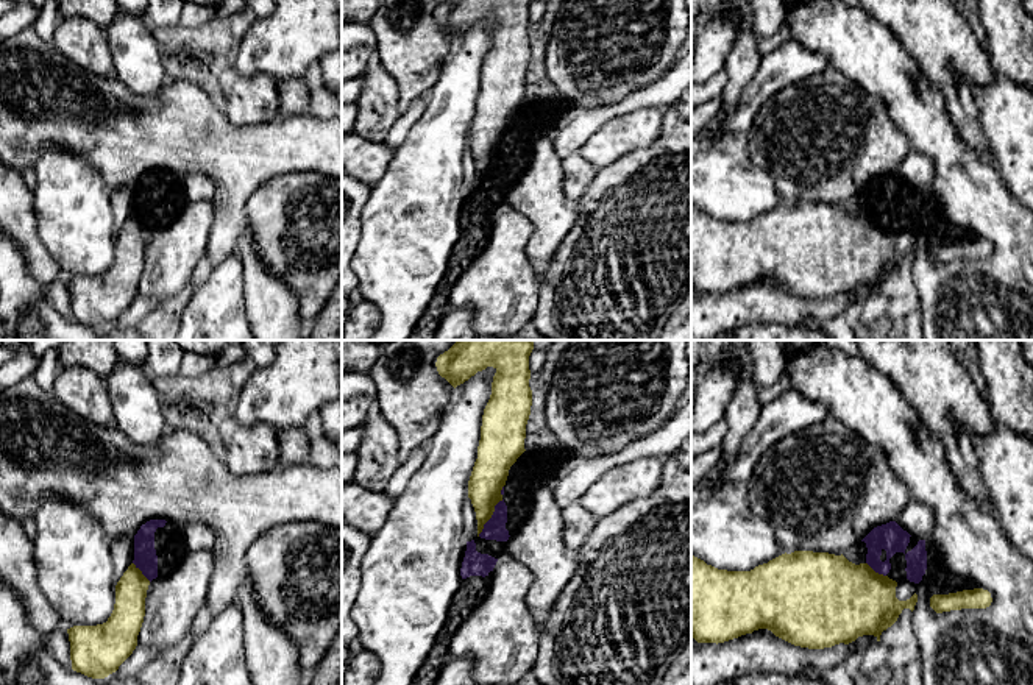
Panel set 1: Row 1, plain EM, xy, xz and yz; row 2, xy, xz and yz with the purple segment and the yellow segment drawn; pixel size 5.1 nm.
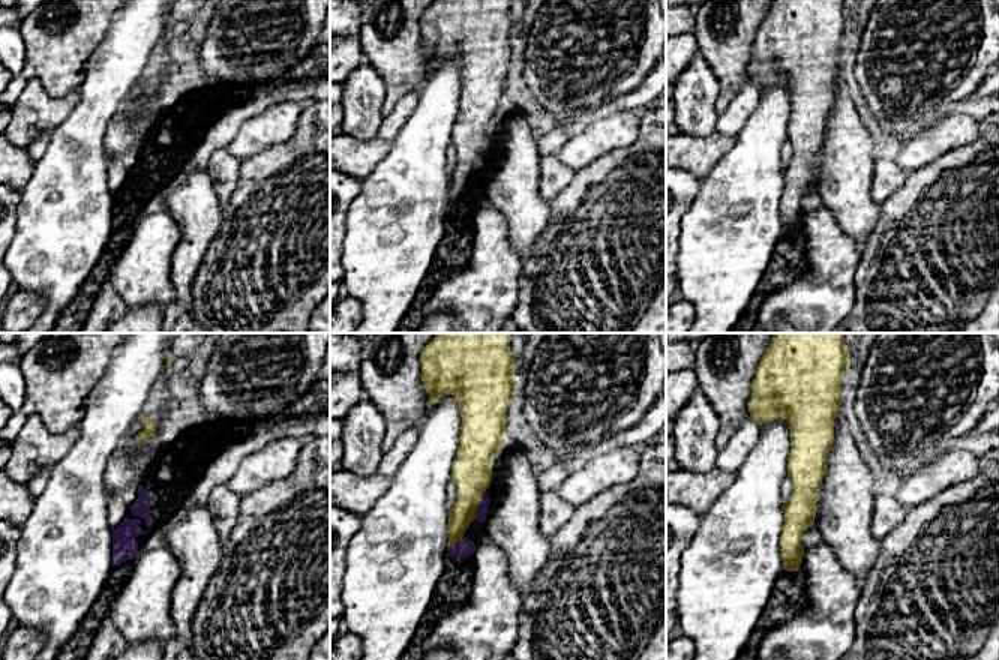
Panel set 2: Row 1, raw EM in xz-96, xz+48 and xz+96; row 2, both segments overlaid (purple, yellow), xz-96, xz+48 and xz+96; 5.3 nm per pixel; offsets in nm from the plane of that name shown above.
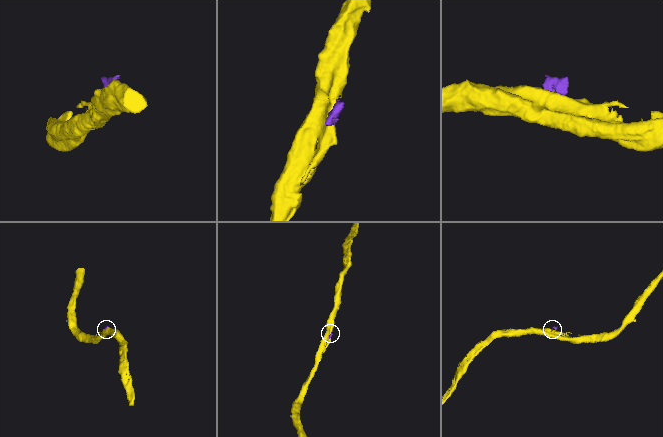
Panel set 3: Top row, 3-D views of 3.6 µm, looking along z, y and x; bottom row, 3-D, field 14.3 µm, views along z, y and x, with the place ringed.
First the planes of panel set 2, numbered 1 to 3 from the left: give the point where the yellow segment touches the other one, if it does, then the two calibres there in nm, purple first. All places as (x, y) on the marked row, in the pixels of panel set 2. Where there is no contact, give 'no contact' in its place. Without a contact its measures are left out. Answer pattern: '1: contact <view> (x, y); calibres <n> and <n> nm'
1: no contact
2: contact xz+48 (479, 504); calibres 60 and 220 nm
3: no contact

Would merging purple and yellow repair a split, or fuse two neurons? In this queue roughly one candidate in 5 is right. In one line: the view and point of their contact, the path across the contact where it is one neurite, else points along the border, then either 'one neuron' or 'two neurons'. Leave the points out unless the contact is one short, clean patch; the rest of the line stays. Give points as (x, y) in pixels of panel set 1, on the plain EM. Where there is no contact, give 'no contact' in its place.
meets purple in xz at (492, 167); border along xz (503, 150), (495, 156), (492, 167), (478, 186); two neurons

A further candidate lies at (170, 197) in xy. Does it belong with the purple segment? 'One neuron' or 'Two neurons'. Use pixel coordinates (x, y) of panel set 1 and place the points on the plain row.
One neuron

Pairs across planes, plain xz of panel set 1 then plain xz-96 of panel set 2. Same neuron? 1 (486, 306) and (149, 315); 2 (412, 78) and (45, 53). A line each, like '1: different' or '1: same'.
1: different
2: same

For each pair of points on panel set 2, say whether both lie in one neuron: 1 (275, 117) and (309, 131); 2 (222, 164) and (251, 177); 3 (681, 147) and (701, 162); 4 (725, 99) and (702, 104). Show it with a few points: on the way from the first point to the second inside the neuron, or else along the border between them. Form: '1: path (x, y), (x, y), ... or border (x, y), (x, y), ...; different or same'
1: border (303, 108), (294, 134), (288, 140), (269, 147); different
2: border (242, 161), (237, 186), (224, 204); different
3: path (686, 152), (696, 158); same
4: border (708, 66), (719, 86), (716, 102), (719, 114); different

